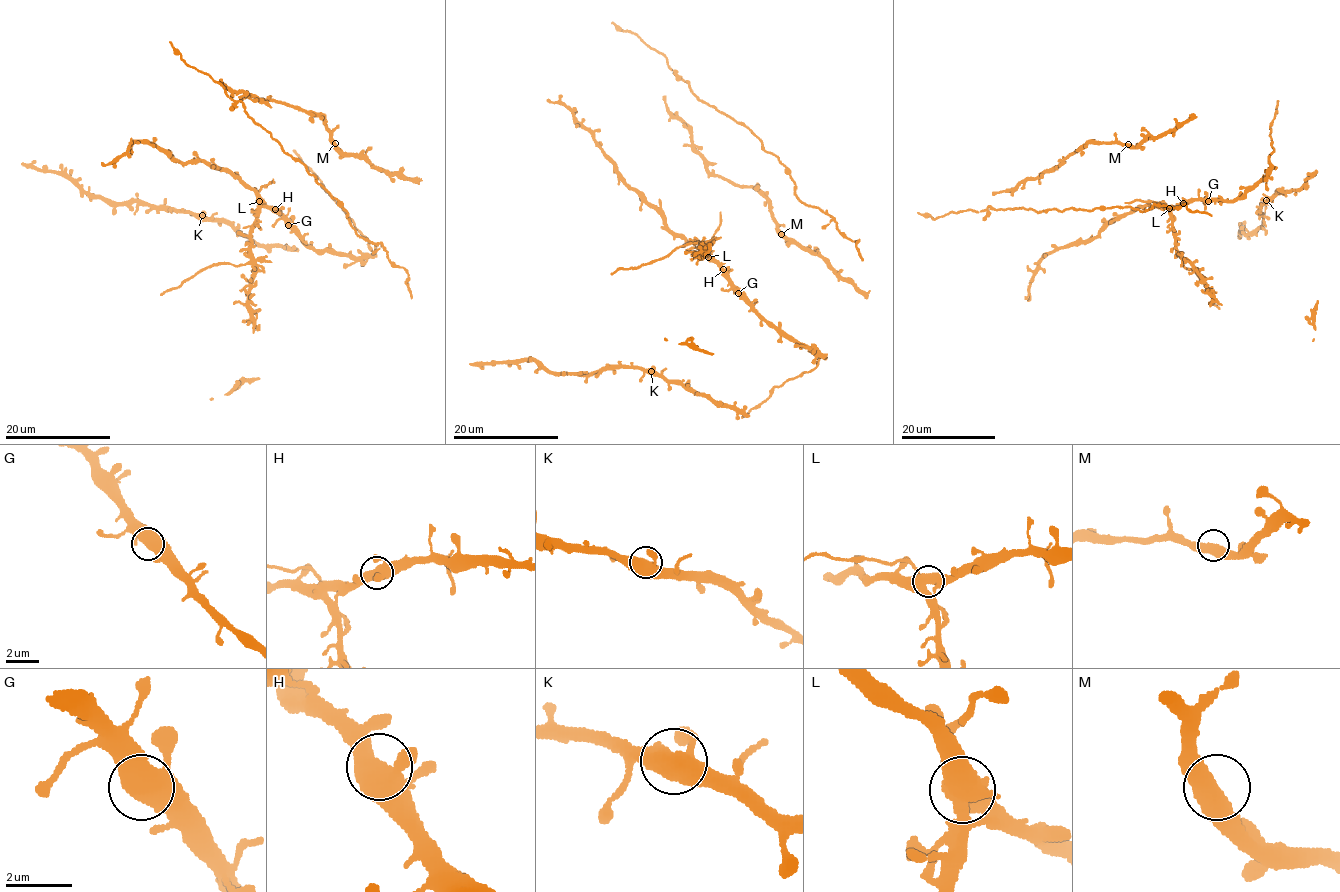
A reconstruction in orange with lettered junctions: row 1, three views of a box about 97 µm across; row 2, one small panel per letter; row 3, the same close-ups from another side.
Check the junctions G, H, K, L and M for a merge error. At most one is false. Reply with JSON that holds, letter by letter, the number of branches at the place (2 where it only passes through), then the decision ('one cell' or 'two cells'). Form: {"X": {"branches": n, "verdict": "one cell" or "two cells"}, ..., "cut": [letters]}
{"G": {"branches": 3, "verdict": "one cell"}, "H": {"branches": 3, "verdict": "one cell"}, "K": {"branches": 3, "verdict": "one cell"}, "L": {"branches": 3, "verdict": "two cells"}, "M": {"branches": 2, "verdict": "one cell"}, "cut": ["L"]}

